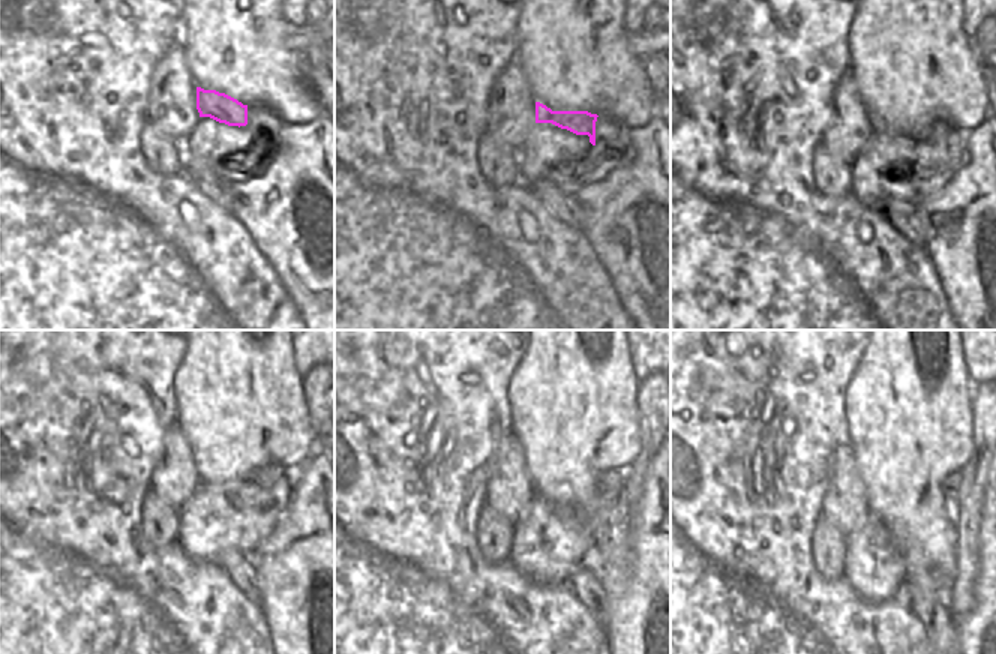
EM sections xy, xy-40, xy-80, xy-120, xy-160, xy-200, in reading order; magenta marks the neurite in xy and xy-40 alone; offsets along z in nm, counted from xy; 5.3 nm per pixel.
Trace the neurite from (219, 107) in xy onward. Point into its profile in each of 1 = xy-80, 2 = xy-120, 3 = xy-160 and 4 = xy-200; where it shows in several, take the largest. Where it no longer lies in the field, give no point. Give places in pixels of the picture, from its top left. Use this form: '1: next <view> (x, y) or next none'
1: next xy-80 (927, 135)
2: next xy-120 (266, 476)
3: next xy-160 (611, 480)
4: next xy-200 (951, 483)

